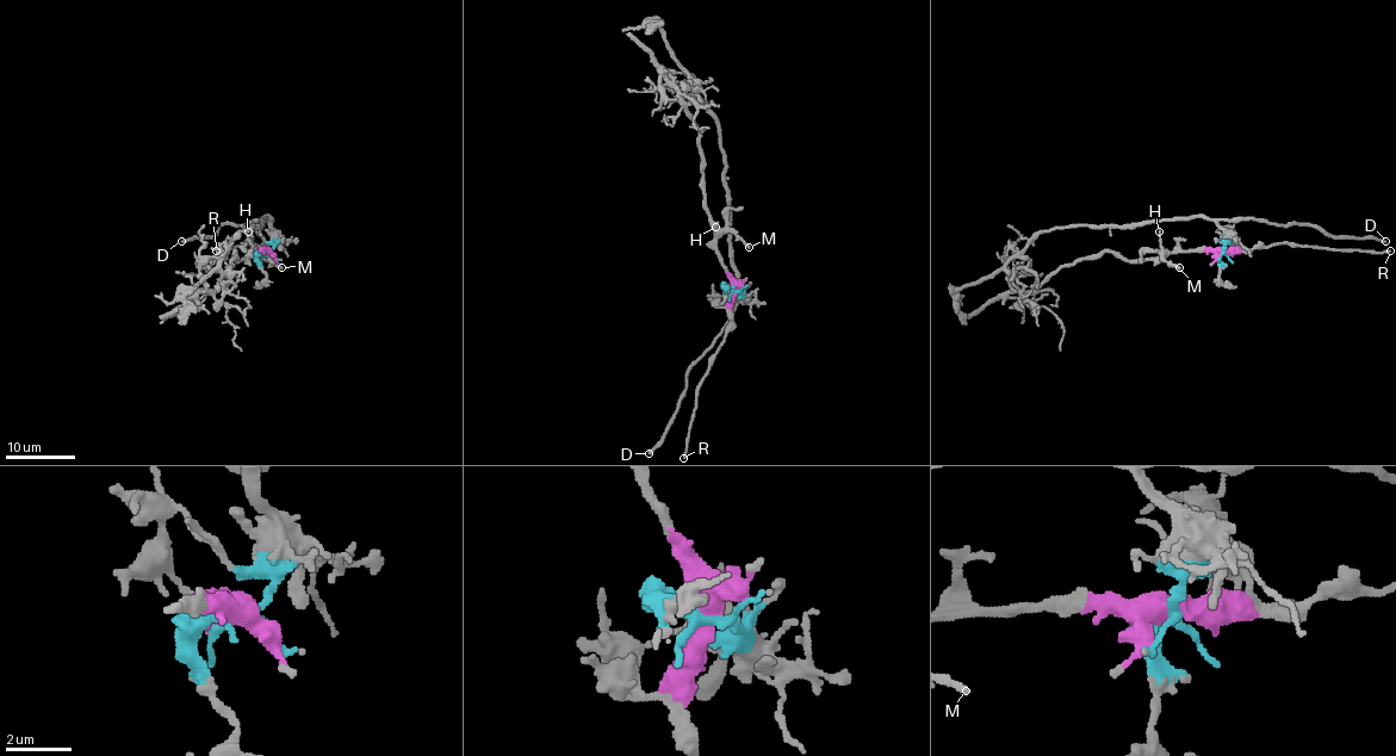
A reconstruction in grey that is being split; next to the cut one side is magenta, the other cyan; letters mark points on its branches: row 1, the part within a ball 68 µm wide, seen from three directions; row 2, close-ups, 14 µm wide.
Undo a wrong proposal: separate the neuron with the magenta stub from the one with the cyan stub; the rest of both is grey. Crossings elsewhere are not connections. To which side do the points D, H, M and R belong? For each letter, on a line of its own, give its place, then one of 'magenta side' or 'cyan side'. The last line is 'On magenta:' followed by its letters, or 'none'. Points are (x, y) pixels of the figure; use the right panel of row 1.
D: (1385, 241) | cyan side
H: (1159, 231) | magenta side
M: (1179, 267) | magenta side
R: (1390, 251) | magenta side
On magenta: H, M, R

